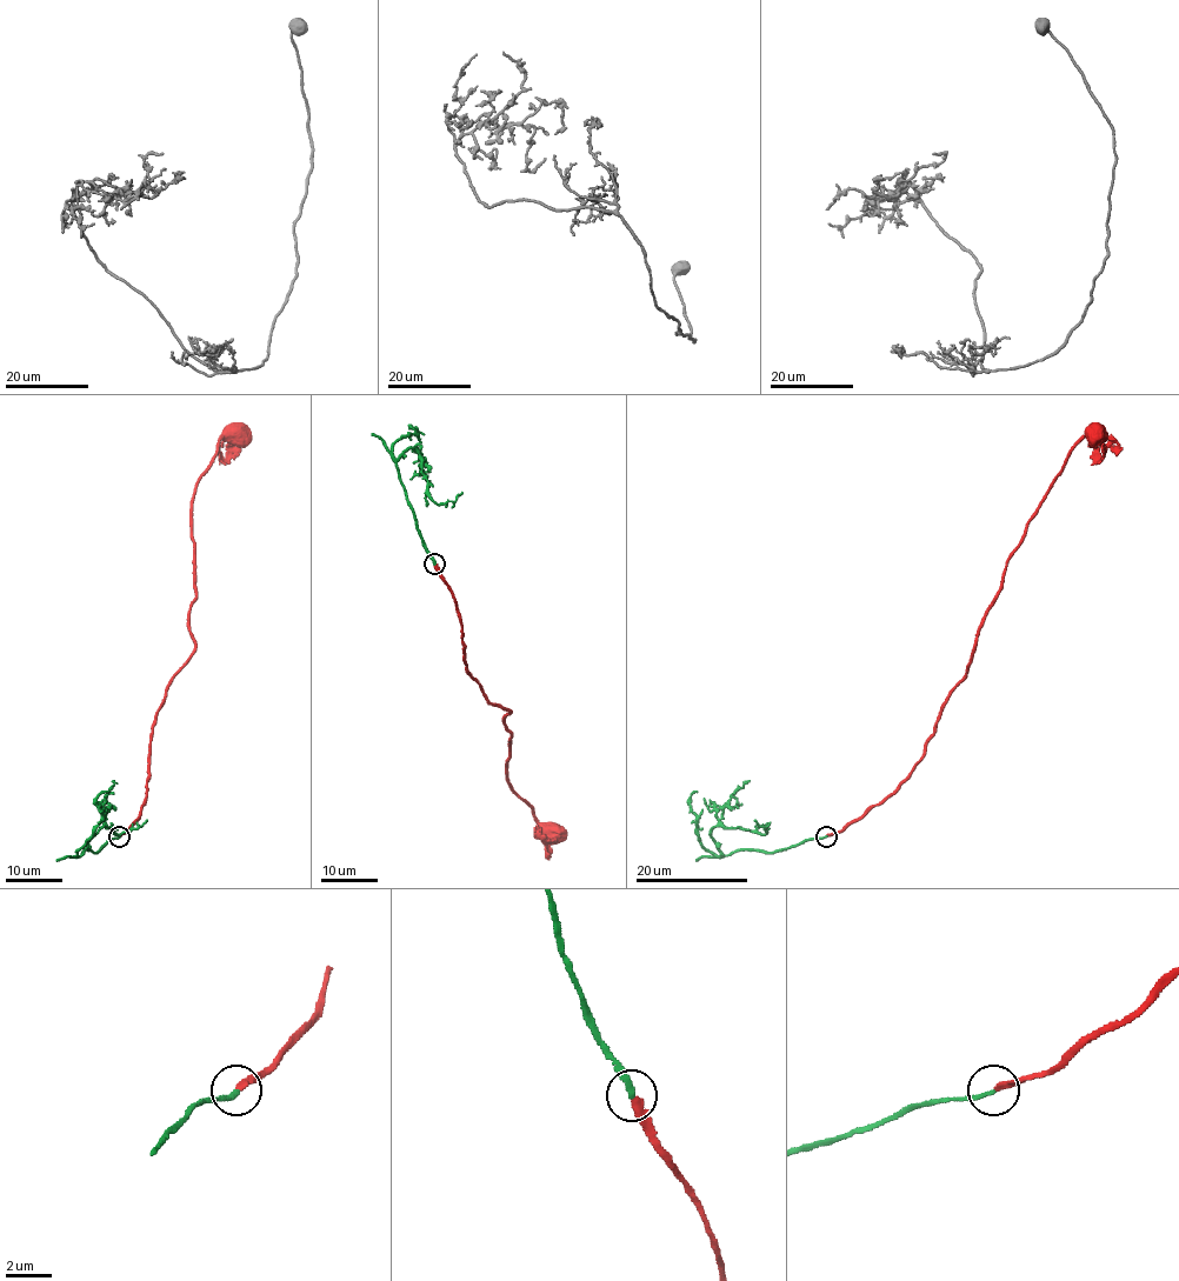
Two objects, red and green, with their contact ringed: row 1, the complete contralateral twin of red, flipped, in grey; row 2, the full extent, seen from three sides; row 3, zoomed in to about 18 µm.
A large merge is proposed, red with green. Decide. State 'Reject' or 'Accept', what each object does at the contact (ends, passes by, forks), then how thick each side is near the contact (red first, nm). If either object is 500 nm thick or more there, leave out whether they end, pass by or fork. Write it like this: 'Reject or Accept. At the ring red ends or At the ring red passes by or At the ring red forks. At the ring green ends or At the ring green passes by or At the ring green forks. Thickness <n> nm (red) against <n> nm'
Reject. At the ring red ends. At the ring green ends. Thickness 320 nm (red) against 200 nm

